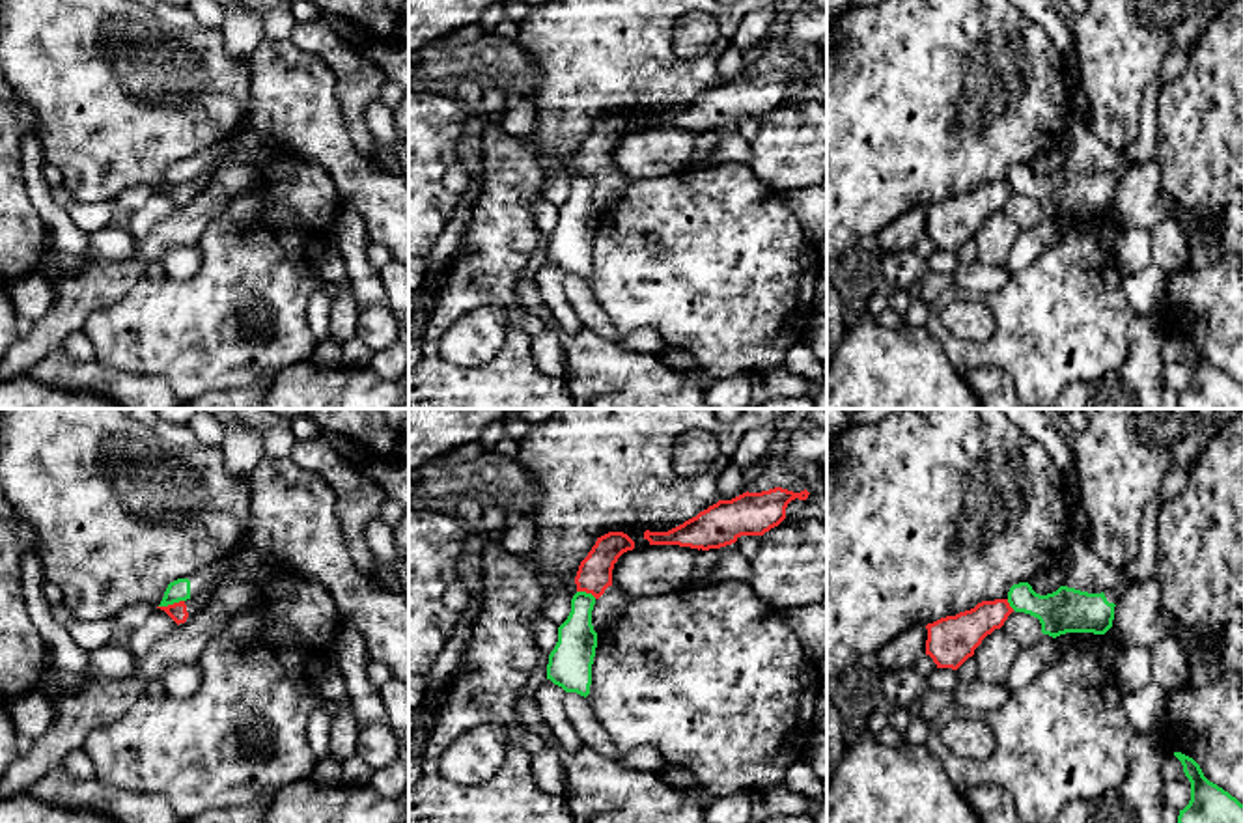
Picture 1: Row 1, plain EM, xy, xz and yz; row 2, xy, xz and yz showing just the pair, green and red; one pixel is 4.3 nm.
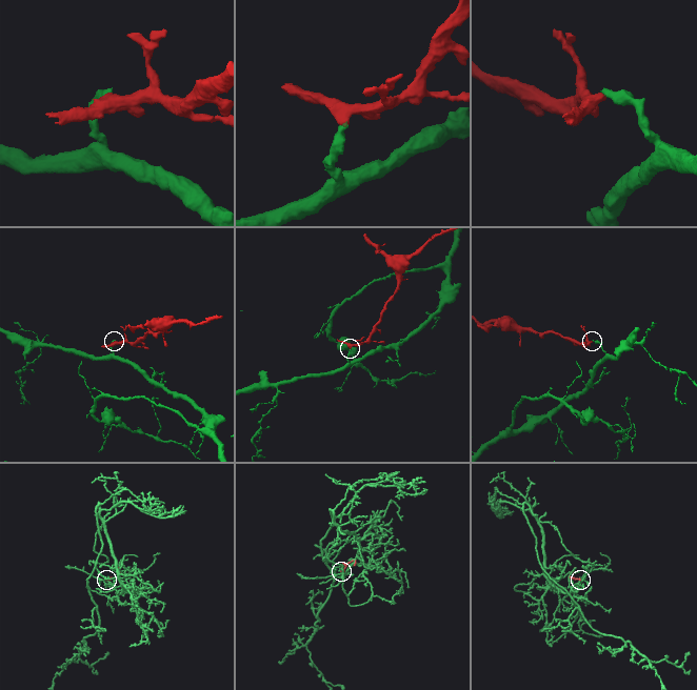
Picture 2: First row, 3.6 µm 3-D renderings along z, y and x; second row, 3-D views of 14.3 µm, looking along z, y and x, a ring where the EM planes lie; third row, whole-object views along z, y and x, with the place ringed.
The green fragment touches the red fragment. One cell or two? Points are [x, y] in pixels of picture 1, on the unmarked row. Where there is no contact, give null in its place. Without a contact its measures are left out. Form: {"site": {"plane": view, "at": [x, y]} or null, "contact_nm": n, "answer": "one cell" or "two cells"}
{"site": {"plane": "xy", "at": [170, 185]}, "contact_nm": 120, "answer": "two cells"}

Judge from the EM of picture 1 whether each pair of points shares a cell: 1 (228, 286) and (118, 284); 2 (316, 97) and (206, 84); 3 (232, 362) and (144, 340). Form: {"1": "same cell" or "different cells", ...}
{"1": "different cells", "2": "different cells", "3": "same cell"}

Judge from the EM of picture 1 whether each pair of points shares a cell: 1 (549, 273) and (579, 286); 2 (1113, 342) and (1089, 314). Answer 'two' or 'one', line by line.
1: two
2: one

